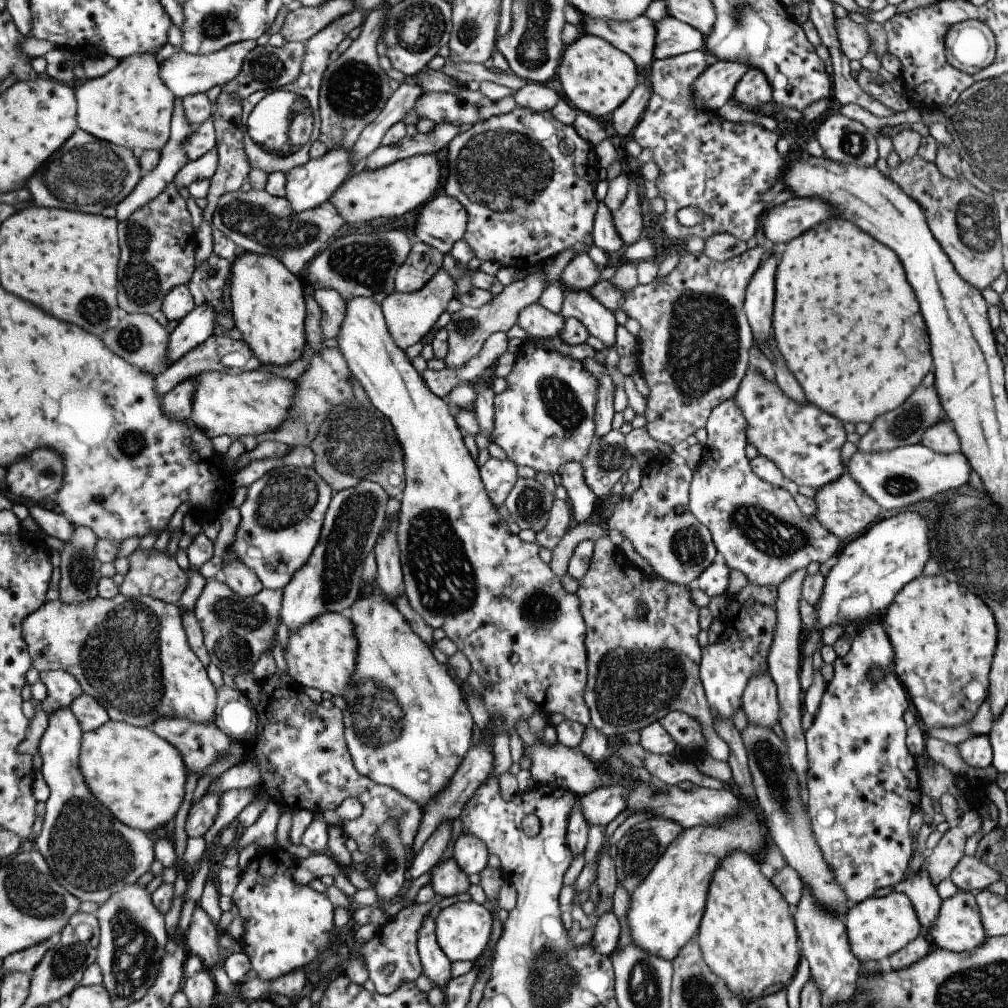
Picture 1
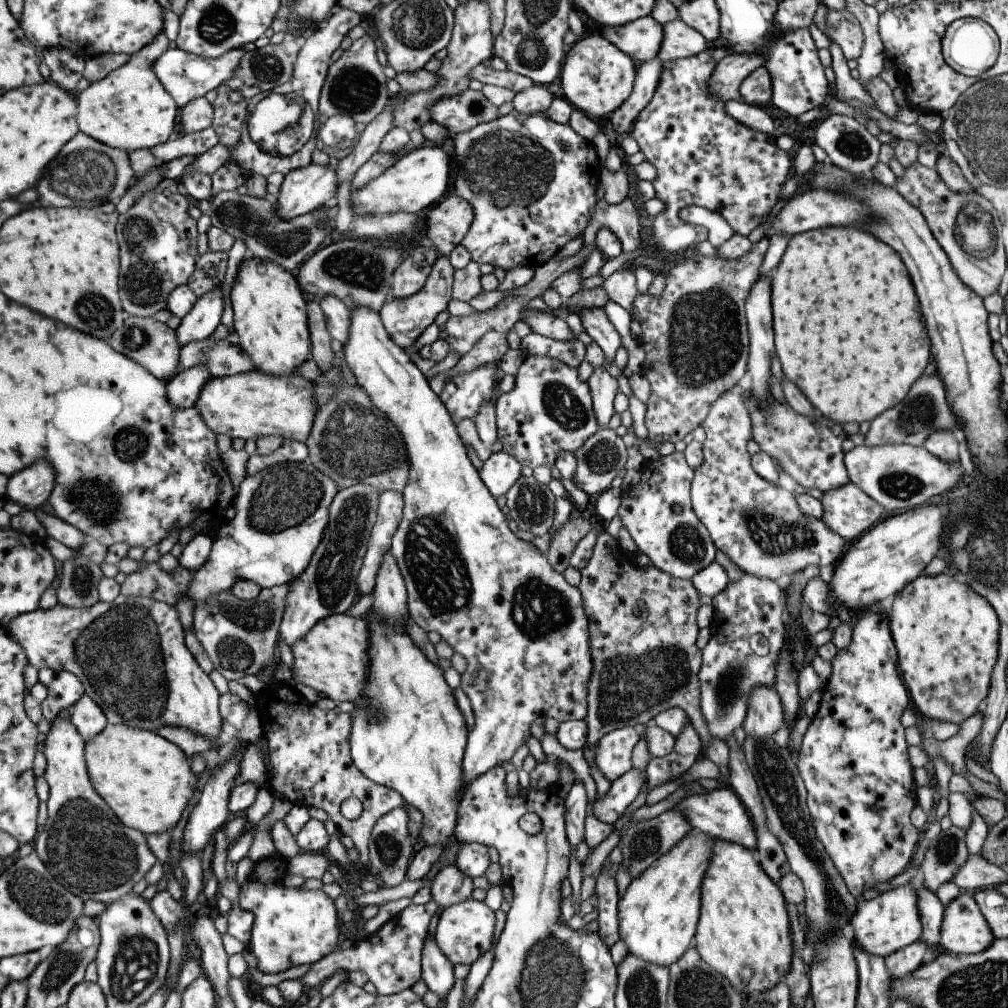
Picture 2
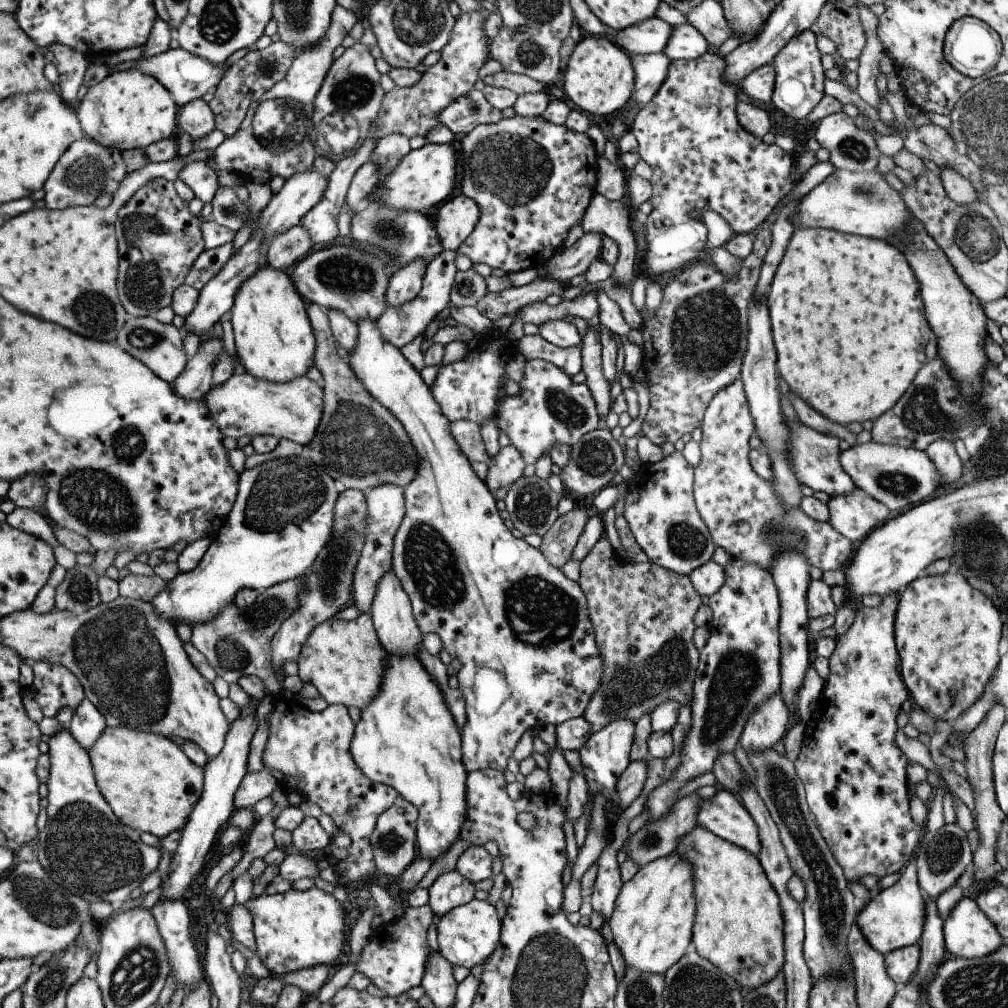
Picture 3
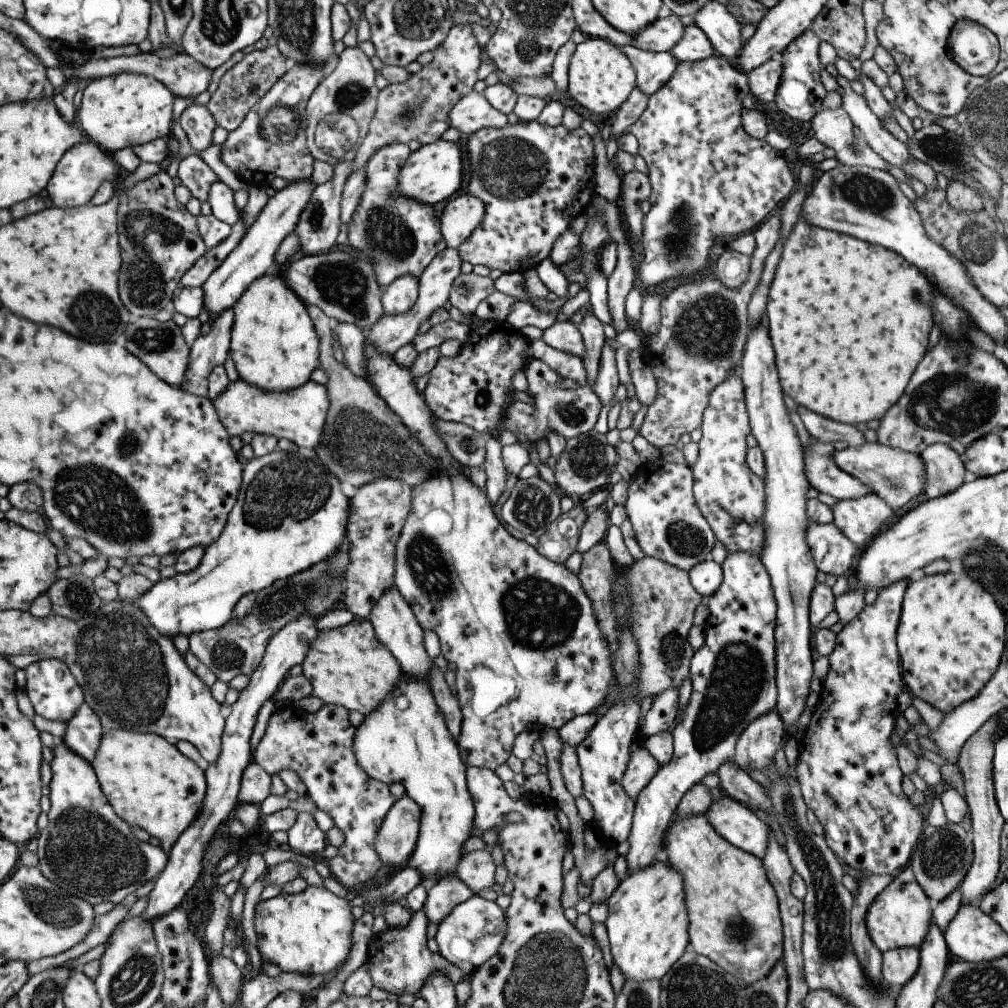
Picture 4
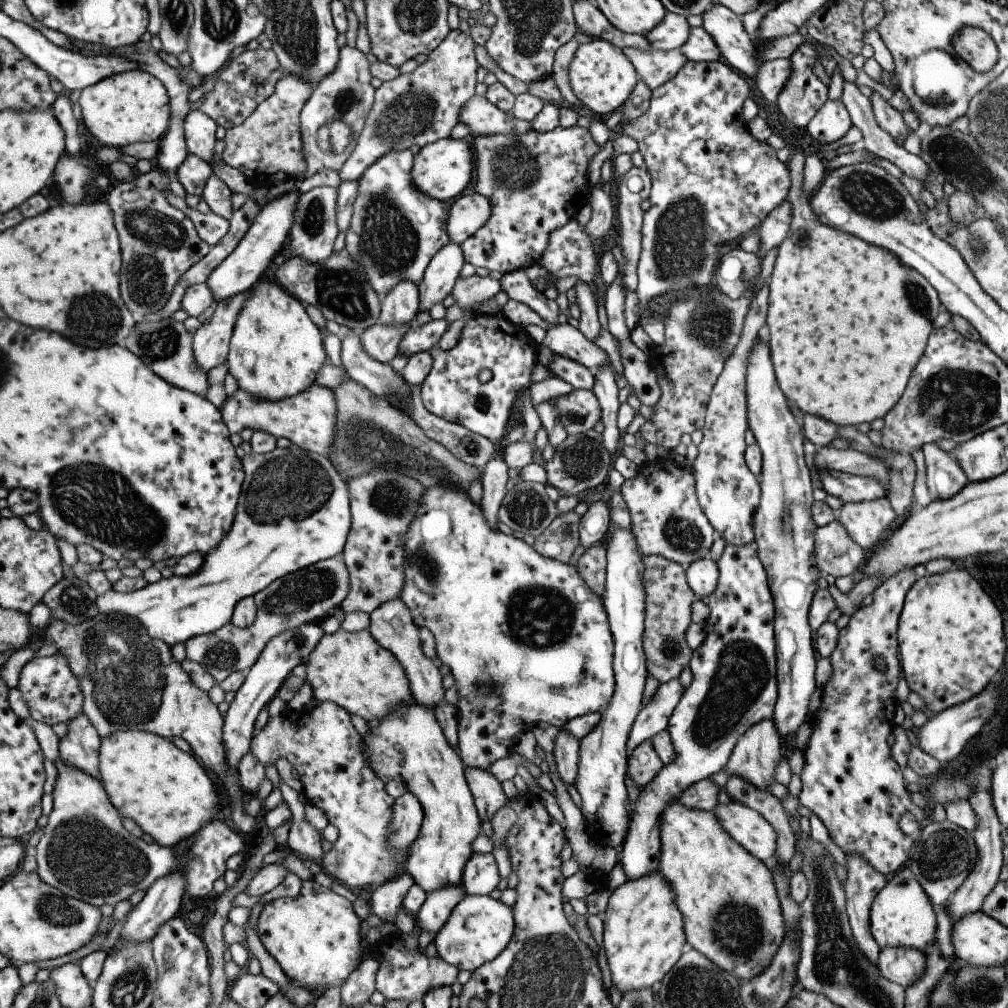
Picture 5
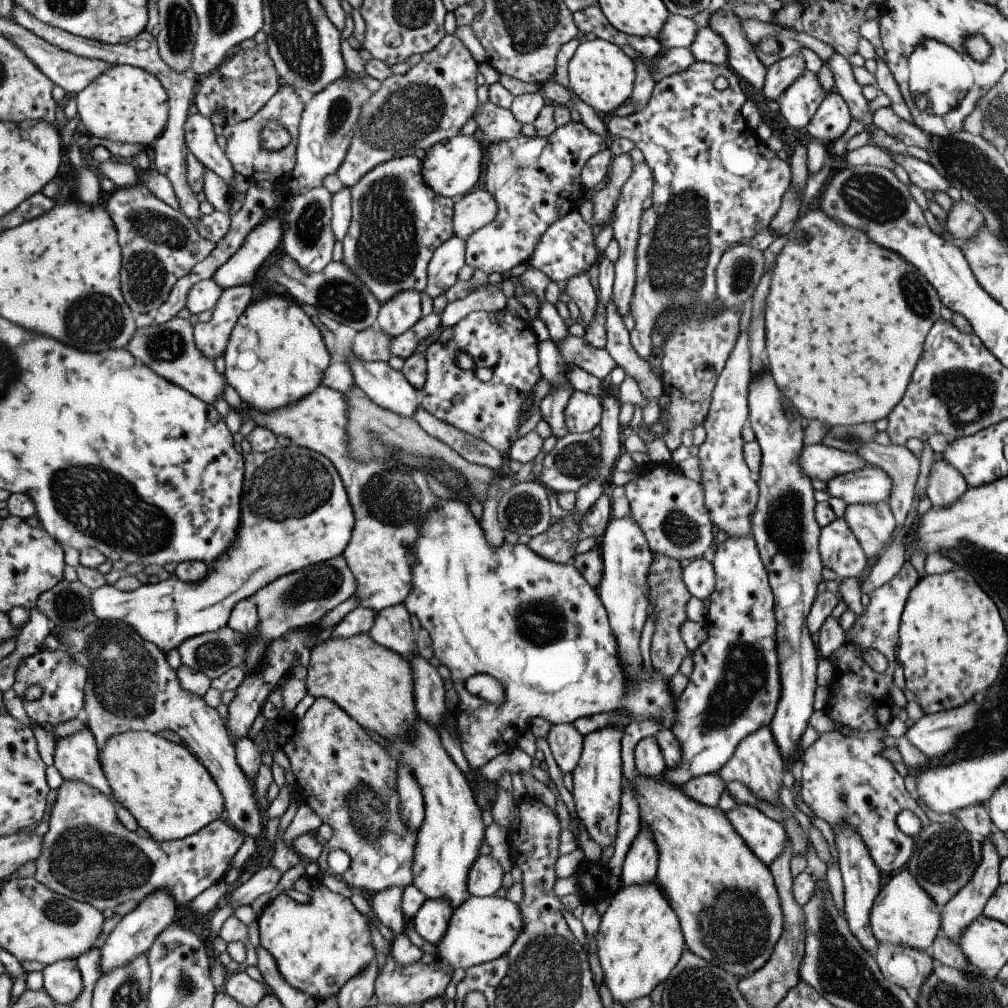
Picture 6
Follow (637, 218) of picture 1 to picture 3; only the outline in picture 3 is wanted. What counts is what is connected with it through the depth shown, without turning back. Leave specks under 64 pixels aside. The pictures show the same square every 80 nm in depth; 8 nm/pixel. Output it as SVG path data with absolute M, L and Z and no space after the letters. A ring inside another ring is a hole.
M594 193L582 218L584 233L607 235L618 248L618 257L611 268L611 278L620 285L631 286L635 241L631 231L628 204L623 201L608 201Z

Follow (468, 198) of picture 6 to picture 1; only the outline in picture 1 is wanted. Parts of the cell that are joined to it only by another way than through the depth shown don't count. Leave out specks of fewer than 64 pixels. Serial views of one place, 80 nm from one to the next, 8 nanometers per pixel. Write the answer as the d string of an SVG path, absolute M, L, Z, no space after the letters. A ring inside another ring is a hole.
M439 194L419 208L414 234L421 243L444 255L462 238L466 224L467 213L461 204L450 196Z

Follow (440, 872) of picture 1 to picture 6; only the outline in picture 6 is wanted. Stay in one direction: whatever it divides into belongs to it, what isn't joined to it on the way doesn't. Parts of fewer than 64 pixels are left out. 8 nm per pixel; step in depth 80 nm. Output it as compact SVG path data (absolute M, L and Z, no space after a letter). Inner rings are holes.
M444 898L425 899L410 918L417 934L429 944L436 944L444 936L452 913L450 902Z

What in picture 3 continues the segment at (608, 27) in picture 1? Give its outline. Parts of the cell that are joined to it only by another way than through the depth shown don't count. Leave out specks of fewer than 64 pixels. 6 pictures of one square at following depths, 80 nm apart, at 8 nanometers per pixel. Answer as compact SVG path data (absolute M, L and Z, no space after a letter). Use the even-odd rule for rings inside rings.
M655 16L636 22L610 35L610 39L628 55L661 53L671 34L671 25Z

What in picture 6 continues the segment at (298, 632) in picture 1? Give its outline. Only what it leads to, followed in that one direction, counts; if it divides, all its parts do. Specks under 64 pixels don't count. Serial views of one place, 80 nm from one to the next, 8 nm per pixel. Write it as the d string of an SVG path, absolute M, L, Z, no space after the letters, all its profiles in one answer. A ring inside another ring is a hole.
M368 633L356 634L347 638L329 637L313 645L309 651L306 677L303 681L306 686L306 694L310 694L315 699L317 697L328 698L355 722L362 725L363 729L373 730L388 742L397 737L406 739L412 731L412 724L417 718L412 698L412 670L401 655L379 646Z

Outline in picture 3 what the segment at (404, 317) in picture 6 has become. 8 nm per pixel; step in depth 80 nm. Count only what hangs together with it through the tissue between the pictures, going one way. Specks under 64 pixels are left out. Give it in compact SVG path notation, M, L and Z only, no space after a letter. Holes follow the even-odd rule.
M416 258L392 271L385 293L387 307L397 308L417 296L427 265L425 259Z

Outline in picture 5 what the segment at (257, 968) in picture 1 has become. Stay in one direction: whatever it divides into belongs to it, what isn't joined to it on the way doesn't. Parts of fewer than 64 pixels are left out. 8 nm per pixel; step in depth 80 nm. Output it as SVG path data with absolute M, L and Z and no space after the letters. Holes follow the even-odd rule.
M312 878L301 881L300 891L296 897L279 897L267 901L258 912L254 932L263 948L277 961L283 974L307 990L316 986L340 986L357 966L359 955L360 918L353 913L351 903L331 889L319 885Z

